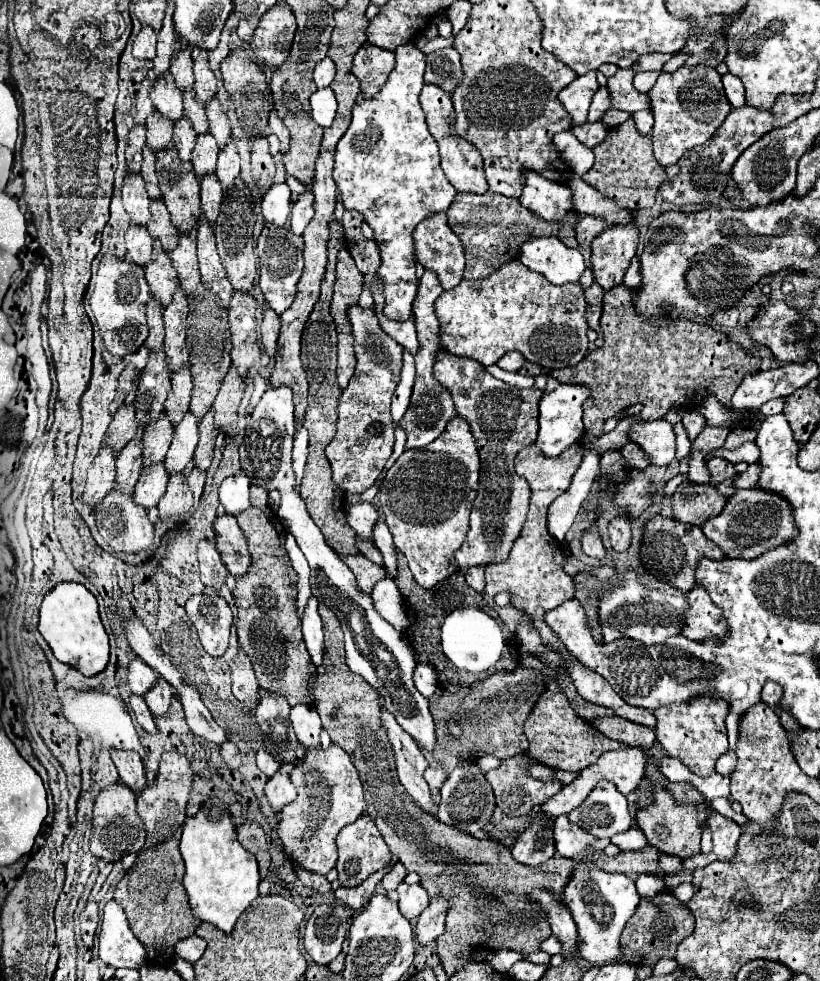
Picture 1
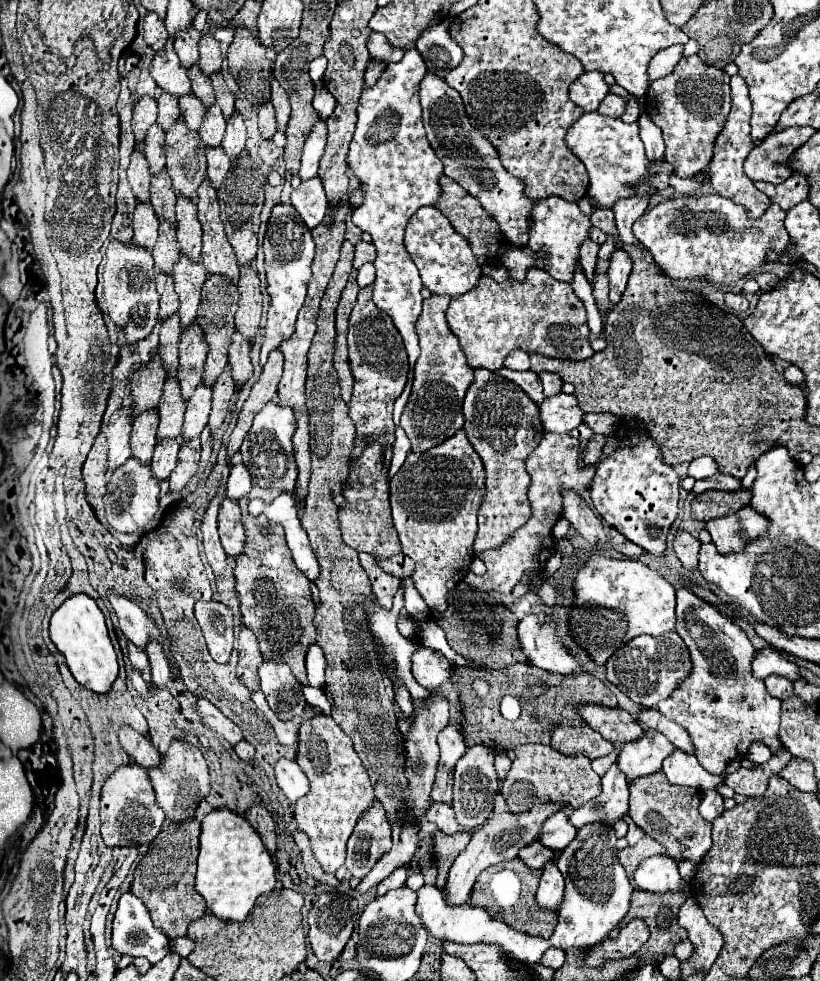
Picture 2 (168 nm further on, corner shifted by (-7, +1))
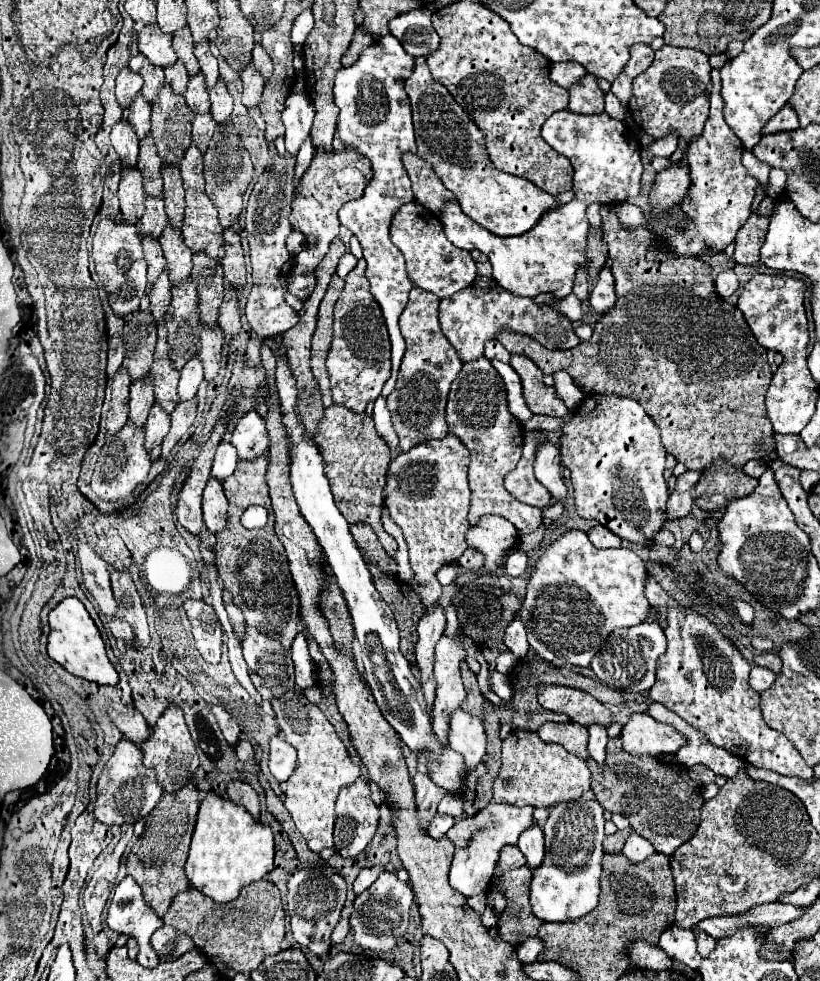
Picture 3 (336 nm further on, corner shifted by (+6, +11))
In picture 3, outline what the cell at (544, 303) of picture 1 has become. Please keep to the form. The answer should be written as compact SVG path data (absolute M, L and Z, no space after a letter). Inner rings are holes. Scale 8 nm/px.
M494 284L484 294L474 294L474 286L456 292L452 298L440 300L440 326L448 342L456 348L460 360L470 362L484 356L484 342L496 338L498 332L510 330L516 334L526 334L550 350L574 348L580 340L572 330L572 322L556 310L554 304L536 304L534 298L514 296L506 292L500 284Z

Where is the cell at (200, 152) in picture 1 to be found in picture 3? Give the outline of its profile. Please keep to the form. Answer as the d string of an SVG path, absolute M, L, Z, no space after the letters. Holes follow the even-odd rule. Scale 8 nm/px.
M202 74L190 78L190 84L188 84L188 90L186 90L184 98L186 98L188 108L190 108L194 114L208 114L208 112L210 112L208 90L206 90L206 86L204 86L204 76L202 76Z

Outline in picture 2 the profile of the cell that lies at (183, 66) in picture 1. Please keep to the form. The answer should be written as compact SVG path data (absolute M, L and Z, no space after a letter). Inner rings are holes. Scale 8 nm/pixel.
M193 24L187 30L181 30L179 34L175 34L173 38L173 48L185 68L189 68L199 60L199 48L197 48L199 38L201 38L201 32L197 32Z

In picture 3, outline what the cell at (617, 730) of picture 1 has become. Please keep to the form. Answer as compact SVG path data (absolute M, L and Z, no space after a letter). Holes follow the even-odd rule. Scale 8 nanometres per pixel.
M540 684L538 686L538 702L554 712L568 714L572 722L580 726L602 724L604 728L614 722L614 714L598 702L588 692L580 692L568 686L554 686L554 684Z

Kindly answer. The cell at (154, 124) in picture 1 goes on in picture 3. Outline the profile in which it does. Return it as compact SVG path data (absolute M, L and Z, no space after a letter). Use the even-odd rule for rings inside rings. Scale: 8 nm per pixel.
M144 62L142 70L140 70L140 76L144 78L142 96L146 98L146 102L152 102L152 100L158 96L158 92L162 90L164 70L162 70L162 68L156 68L156 66L150 66L148 62Z

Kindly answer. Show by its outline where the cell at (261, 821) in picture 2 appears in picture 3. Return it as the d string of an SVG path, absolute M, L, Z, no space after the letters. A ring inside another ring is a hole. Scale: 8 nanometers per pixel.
M230 782L228 784L228 798L238 804L238 806L244 806L252 816L254 820L260 820L260 802L258 802L258 794L252 790L250 784L246 782Z

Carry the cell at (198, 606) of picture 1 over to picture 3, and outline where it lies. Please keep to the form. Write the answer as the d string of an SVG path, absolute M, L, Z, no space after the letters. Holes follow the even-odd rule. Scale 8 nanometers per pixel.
M186 600L184 602L186 616L192 624L192 636L196 640L196 648L202 658L210 664L220 662L220 646L222 646L222 626L214 608L204 600Z

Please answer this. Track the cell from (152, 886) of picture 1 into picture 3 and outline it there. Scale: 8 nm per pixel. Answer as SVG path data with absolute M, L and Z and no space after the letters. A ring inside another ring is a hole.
M192 782L186 784L182 790L178 790L176 794L164 792L162 800L148 816L144 834L136 840L136 844L132 846L132 850L126 858L126 872L142 888L146 904L160 918L168 912L174 896L182 894L190 886L186 874L184 874L184 862L188 856L192 832L194 832L198 806L200 806L200 798L198 798L198 790L194 788Z

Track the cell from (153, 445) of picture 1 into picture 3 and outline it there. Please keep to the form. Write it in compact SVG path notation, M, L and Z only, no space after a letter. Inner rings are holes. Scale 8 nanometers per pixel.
M158 338L156 352L154 352L154 364L152 364L152 372L150 374L154 378L154 398L156 398L156 404L162 406L168 414L172 414L172 410L176 408L176 402L178 402L176 386L178 386L180 372L174 370L172 362L168 358L166 338Z

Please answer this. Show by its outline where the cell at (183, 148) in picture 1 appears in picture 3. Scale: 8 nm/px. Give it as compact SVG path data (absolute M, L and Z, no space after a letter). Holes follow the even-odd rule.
M176 62L176 64L168 66L168 68L164 68L164 74L166 74L166 84L170 84L176 94L186 92L186 84L188 84L190 76L188 76L186 68L182 66L182 62Z

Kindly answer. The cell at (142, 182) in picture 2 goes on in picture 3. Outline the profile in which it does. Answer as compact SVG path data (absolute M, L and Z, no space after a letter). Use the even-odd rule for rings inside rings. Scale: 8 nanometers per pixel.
M118 122L114 128L112 128L112 146L122 162L124 168L136 168L138 164L138 136L136 132L130 128L128 122Z

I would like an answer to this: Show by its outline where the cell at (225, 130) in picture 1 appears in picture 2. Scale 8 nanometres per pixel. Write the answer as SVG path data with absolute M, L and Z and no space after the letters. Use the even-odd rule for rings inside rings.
M221 72L211 74L211 82L213 82L213 88L215 88L217 104L219 104L219 108L223 110L223 116L225 116L225 120L227 120L227 118L231 118L231 114L233 114L233 110L235 110L235 108L233 108L235 96L233 96L233 92L227 88Z

